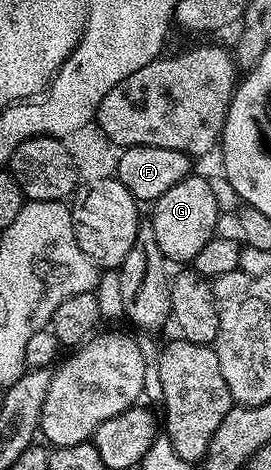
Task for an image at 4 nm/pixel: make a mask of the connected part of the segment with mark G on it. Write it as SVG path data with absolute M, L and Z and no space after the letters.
M197 172L179 180L175 188L167 188L167 192L163 192L163 196L159 196L157 201L152 203L151 210L153 210L151 221L155 232L155 244L170 263L192 263L193 258L199 256L203 244L207 244L218 233L219 213L209 178L205 176L200 178Z

